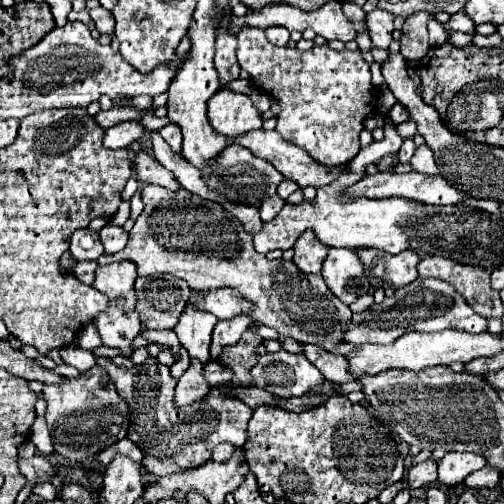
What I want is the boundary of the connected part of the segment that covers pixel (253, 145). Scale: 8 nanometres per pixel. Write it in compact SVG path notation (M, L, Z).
M253 130L253 132L249 132L249 134L243 134L241 138L235 138L233 142L239 144L239 146L249 148L255 156L259 156L259 158L263 158L263 160L269 160L273 166L277 166L277 170L279 170L285 178L297 182L301 188L305 188L305 186L321 188L321 186L327 186L327 184L335 182L341 174L349 174L349 168L347 168L347 166L327 168L327 166L321 166L319 162L313 162L313 158L311 158L303 148L299 148L299 146L291 144L291 142L285 142L285 140L277 134L277 130Z

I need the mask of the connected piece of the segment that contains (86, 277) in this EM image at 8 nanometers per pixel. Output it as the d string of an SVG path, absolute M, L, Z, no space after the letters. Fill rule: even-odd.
M83 260L75 266L75 276L83 282L83 284L93 284L95 280L95 270L97 270L97 262L95 260Z

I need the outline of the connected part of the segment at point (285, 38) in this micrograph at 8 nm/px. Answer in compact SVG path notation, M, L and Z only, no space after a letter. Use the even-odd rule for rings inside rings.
M271 26L267 30L267 38L275 46L287 46L287 42L289 42L289 30L285 30L283 26Z

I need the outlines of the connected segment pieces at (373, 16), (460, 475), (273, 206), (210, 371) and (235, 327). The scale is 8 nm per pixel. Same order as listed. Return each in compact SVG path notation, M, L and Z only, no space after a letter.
M375 8L371 14L367 14L367 28L369 36L373 40L375 48L387 50L391 44L391 34L393 34L393 16Z
M447 452L437 466L439 482L447 486L457 486L463 482L465 476L469 476L475 470L481 470L485 466L485 458L473 452Z
M275 194L273 198L269 198L269 200L265 200L265 202L261 204L261 220L263 220L263 222L269 222L271 218L275 218L275 216L281 212L283 206L285 206L285 200L279 198L277 194Z
M207 362L205 368L203 368L203 374L205 374L205 380L209 382L209 386L215 386L215 384L223 384L227 382L231 376L231 372L227 368L223 368L219 362Z
M237 314L237 318L231 320L219 320L213 330L213 342L211 342L211 360L215 360L221 354L223 346L237 344L245 328L251 324L251 318L245 318L245 314Z

